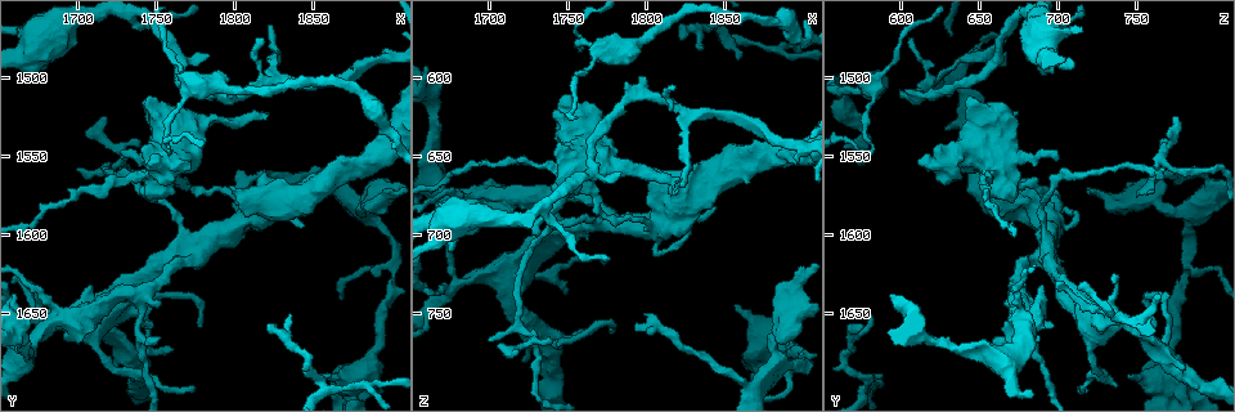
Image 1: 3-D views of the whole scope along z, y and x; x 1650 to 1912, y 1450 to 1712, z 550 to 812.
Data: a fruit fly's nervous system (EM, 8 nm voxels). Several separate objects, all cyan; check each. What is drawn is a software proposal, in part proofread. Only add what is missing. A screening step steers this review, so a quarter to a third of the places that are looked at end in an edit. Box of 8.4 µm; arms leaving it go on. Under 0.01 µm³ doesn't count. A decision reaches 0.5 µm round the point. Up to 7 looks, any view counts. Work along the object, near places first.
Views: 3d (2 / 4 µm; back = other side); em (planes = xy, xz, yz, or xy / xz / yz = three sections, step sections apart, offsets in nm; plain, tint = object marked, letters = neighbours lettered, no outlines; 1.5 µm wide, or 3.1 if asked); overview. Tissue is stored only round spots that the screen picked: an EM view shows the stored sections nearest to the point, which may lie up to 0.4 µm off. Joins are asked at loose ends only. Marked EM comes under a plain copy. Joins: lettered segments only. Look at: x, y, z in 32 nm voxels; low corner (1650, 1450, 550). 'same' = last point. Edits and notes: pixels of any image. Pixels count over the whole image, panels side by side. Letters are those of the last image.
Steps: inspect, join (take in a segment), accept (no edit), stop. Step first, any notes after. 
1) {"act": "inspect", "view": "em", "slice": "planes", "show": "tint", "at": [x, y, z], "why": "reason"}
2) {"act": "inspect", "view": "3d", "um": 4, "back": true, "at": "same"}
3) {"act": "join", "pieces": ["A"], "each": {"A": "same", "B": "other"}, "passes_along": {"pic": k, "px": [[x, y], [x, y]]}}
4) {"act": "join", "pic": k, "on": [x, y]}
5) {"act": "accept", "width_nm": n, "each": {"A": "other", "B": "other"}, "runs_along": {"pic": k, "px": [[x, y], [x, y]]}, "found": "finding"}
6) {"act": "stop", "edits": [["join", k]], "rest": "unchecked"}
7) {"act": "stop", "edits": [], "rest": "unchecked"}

{"act": "inspect", "view": "em", "slice": "xz", "step": 8, "show": "letters", "at": [1792, 1574, 756], "why": "free end"}

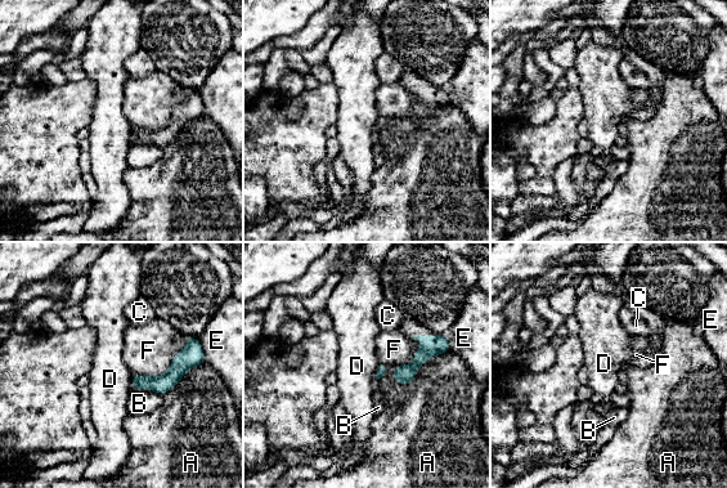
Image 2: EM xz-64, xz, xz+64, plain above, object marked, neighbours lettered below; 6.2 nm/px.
{"act": "accept", "each": {"A": "other", "B": "other", "C": "other", "D": "other", "E": "other", "F": "other"}, "runs_along": {"pic": 2, "px": [[201, 356], [165, 383], [135, 384]]}, "found": "no lettered segment goes on from it"}

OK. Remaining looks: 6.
{"act": "inspect", "view": "3d", "um": 4, "at": [1862, 1694, 774], "why": "stops while still wide"}

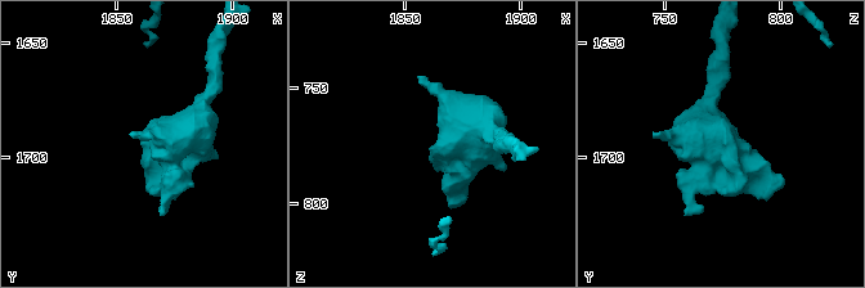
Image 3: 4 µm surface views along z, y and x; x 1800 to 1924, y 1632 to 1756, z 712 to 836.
{"act": "inspect", "view": "em", "slice": "xy", "step": 4, "show": "letters", "at": [1860, 1693, 775]}

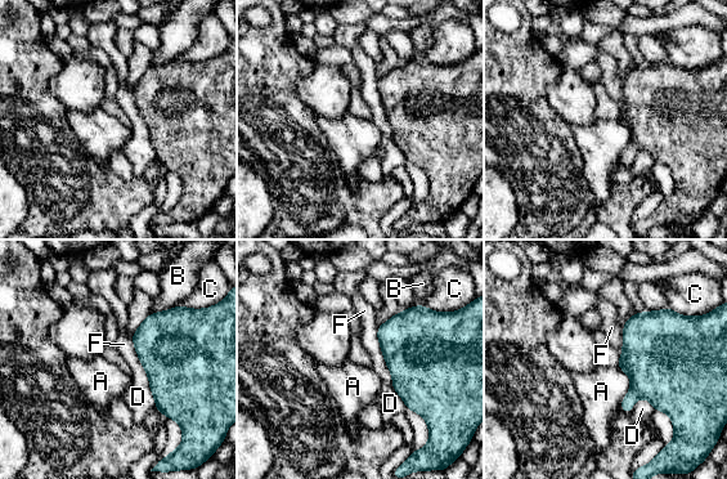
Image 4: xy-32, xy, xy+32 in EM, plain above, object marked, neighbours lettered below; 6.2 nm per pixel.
{"act": "inspect", "view": "em", "slice": "planes", "show": "letters", "at": "same", "why": "cut it another way"}

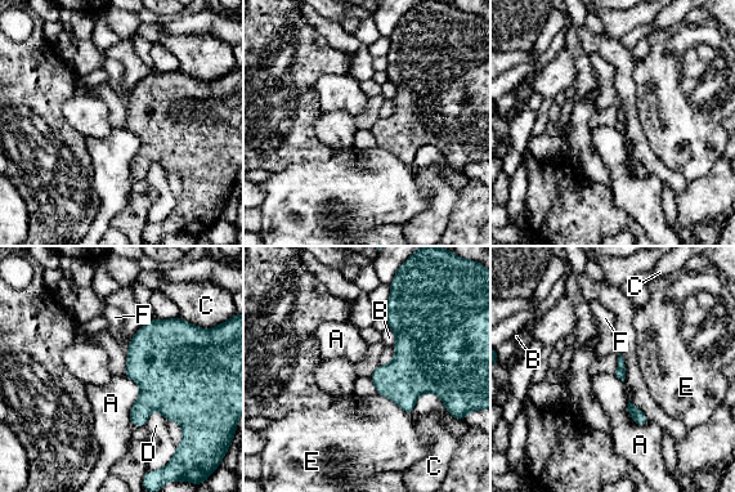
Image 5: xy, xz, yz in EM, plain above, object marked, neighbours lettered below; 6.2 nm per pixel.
{"act": "accept", "each": {"A": "other", "B": "other", "C": "other", "D": "other", "E": "other", "F": "other"}, "border": {"pic": 5, "px": [[124, 374], [139, 387], [130, 424]]}, "found": "no lettered segment goes on from it"}

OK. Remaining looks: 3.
{"act": "inspect", "view": "3d", "um": 2, "at": [1824, 1658, 576], "why": "free end"}

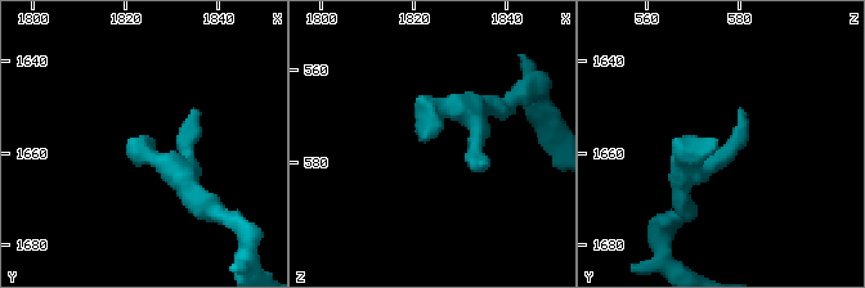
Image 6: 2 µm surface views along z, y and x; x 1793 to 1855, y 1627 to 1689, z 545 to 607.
{"act": "inspect", "view": "em", "slice": "planes", "show": "letters", "at": [1825, 1658, 575], "why": "need the tissue"}

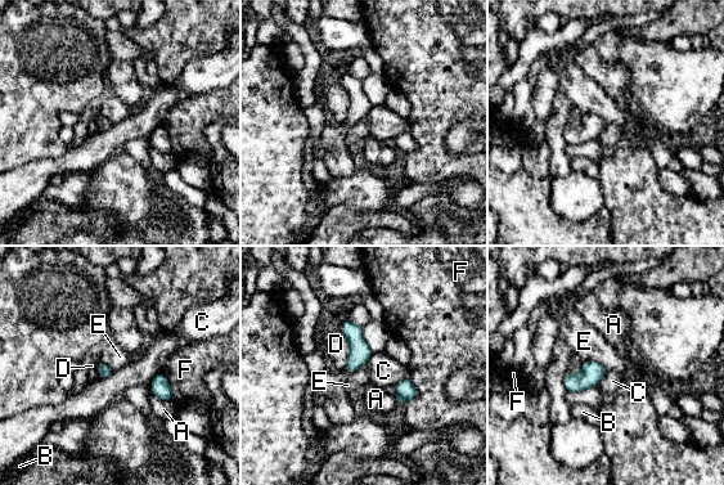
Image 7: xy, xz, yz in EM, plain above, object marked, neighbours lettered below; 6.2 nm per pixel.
{"act": "accept", "longest_contact_nm": ["D", 280], "each": {"A": "other", "B": "other", "C": "other", "D": "other", "E": "other", "F": "other"}, "border": {"pic": 7, "px": [[410, 377], [400, 381], [394, 390]]}, "found": "none of them fits"}

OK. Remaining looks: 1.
{"act": "stop", "edits": [], "rest": "unchecked"}

